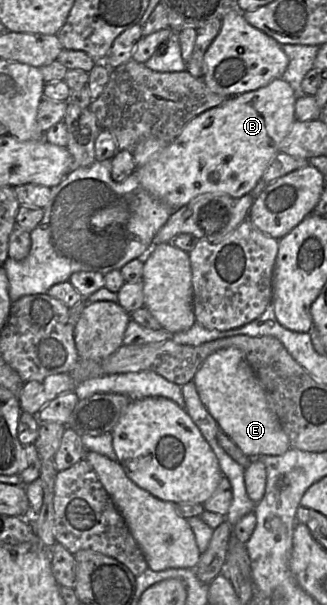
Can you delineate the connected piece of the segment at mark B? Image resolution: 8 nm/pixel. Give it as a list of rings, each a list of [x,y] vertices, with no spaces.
[[[277,78],[271,81],[266,86],[263,86],[257,90],[249,91],[237,96],[231,96],[222,104],[217,107],[213,107],[189,121],[183,128],[182,132],[170,143],[167,144],[159,153],[154,155],[146,164],[140,167],[136,167],[135,174],[141,184],[141,186],[154,198],[164,202],[170,206],[173,210],[177,210],[194,198],[203,194],[215,194],[215,195],[227,195],[234,198],[242,197],[249,194],[259,180],[262,178],[264,172],[280,152],[280,144],[291,130],[295,118],[295,103],[297,98],[295,93],[288,82],[282,78]]]

